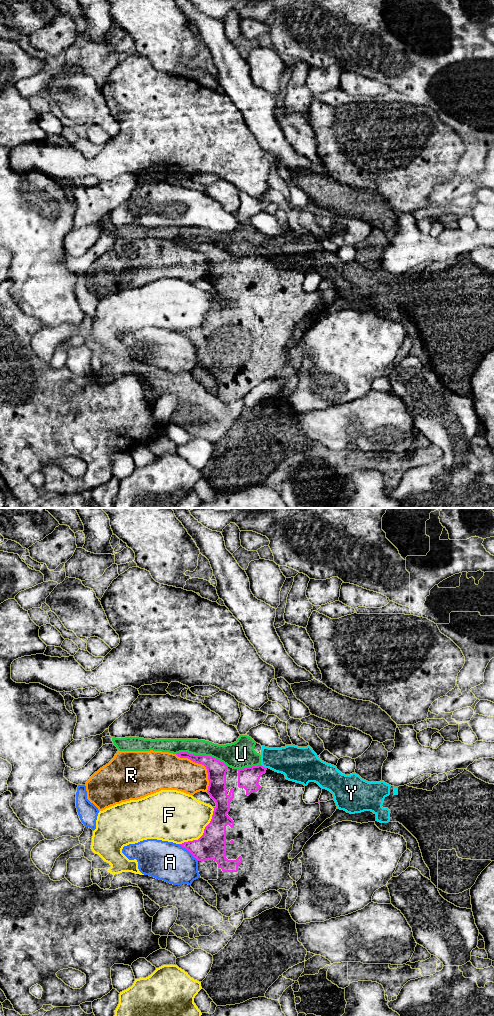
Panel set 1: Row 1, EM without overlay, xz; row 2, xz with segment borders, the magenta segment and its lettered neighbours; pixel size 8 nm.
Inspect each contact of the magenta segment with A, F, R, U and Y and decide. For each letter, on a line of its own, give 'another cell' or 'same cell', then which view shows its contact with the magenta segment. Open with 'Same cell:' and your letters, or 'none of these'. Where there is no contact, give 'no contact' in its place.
Same cell: none of these
A: another cell | xz
F: another cell | xz
R: another cell | xz
U: another cell | xz
Y: another cell | xz

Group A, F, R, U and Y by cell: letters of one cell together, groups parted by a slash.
A / F / R / U Y

